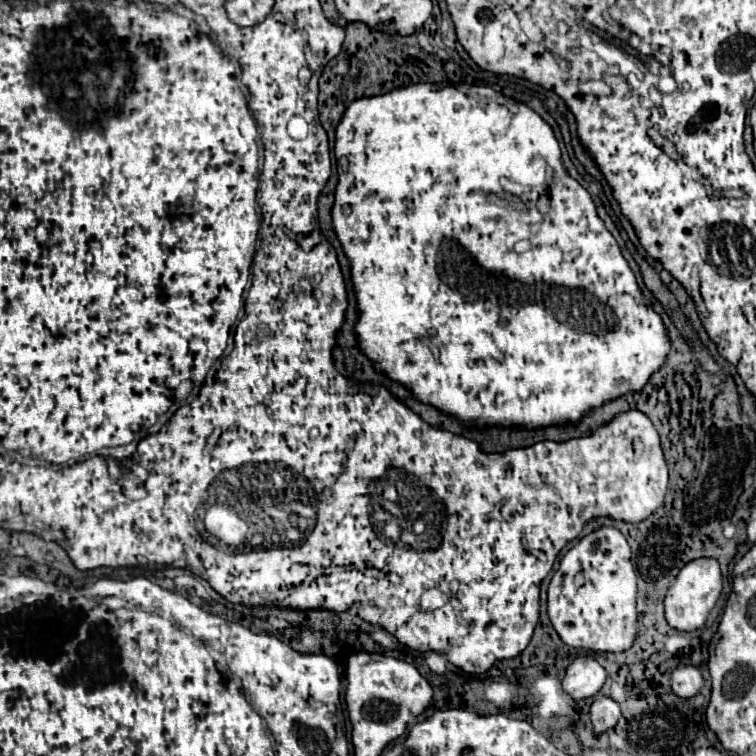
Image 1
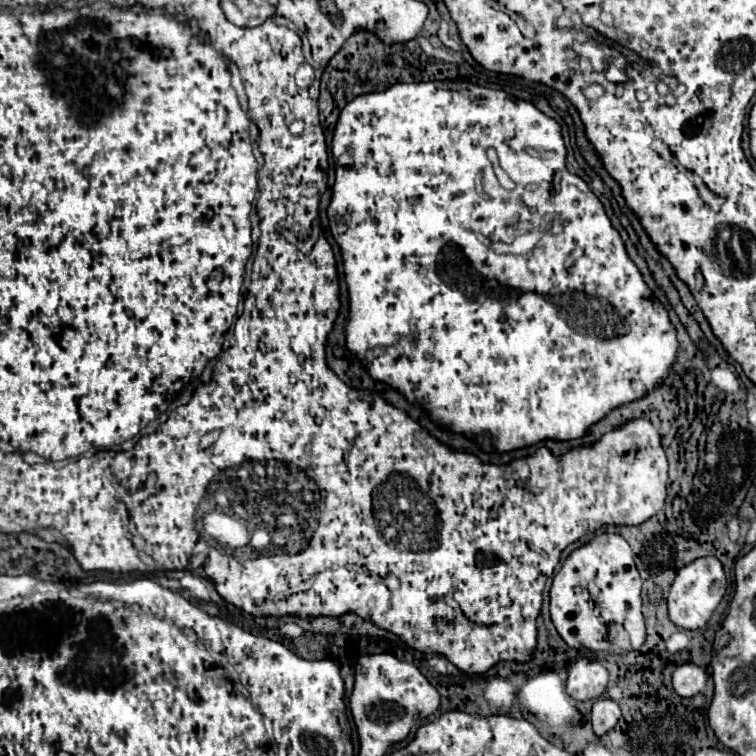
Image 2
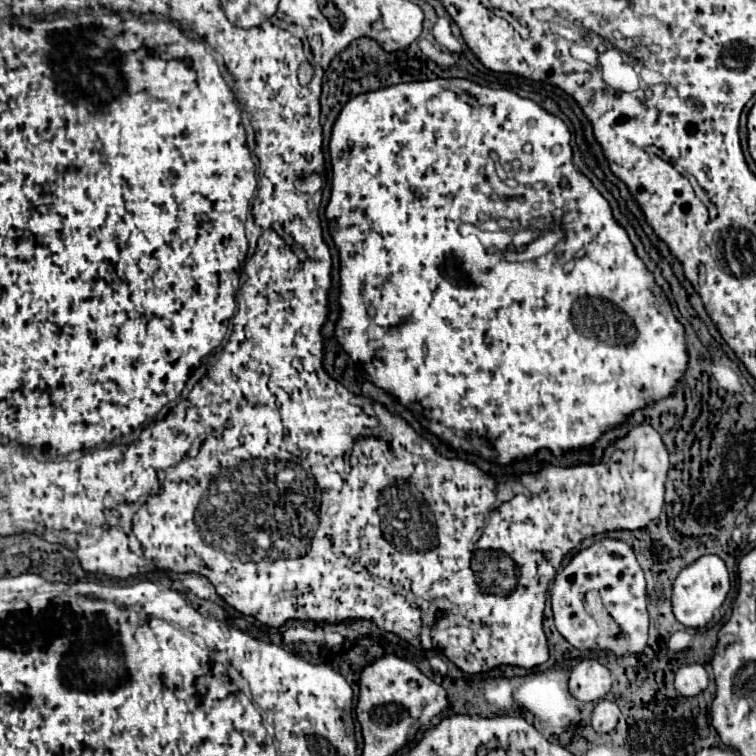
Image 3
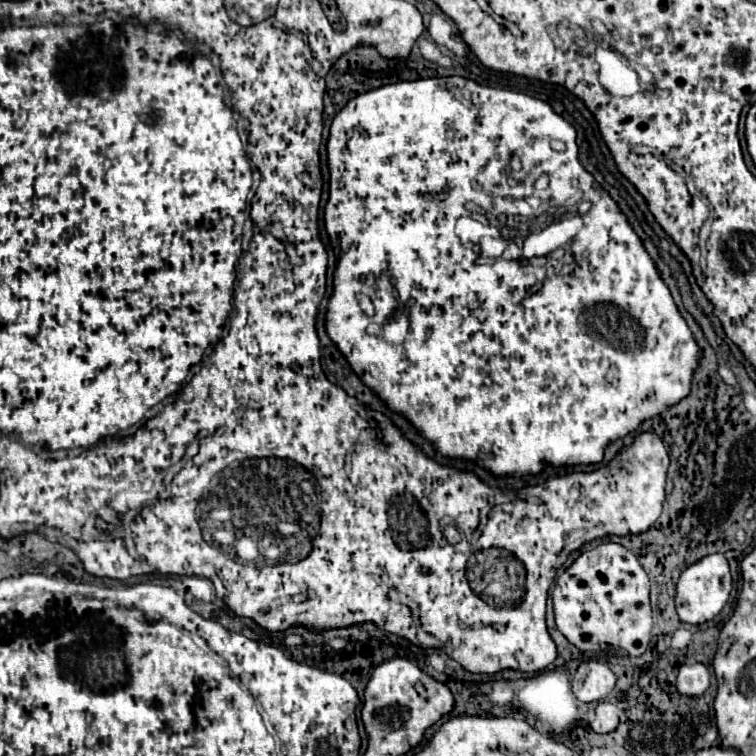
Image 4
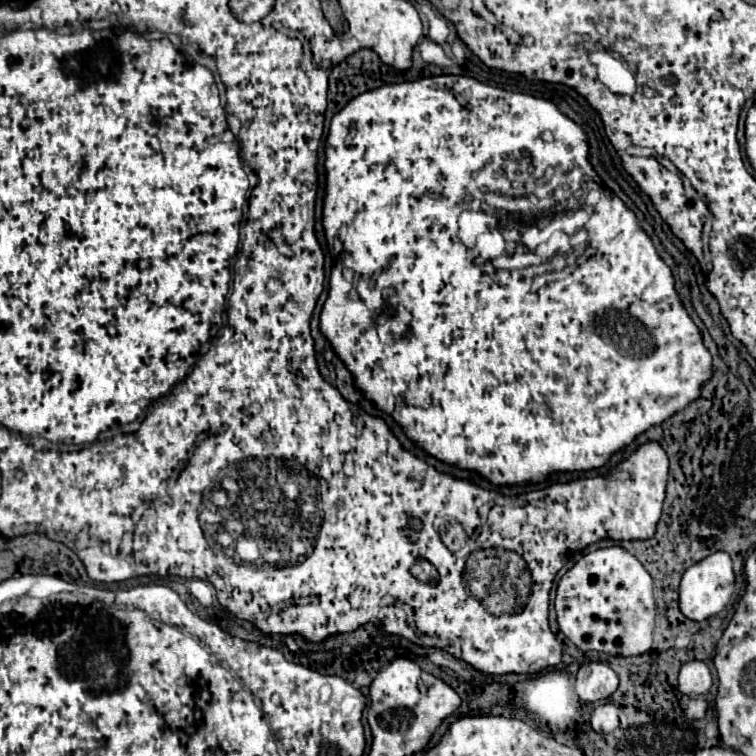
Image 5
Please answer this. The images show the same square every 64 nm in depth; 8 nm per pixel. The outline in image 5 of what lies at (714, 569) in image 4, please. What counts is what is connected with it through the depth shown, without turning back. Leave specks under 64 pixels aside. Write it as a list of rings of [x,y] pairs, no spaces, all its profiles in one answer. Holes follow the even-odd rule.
[[[714,552],[712,556],[700,560],[700,564],[694,564],[684,572],[680,582],[680,610],[686,618],[702,622],[714,614],[718,614],[730,600],[734,592],[734,568],[732,558],[726,552]]]

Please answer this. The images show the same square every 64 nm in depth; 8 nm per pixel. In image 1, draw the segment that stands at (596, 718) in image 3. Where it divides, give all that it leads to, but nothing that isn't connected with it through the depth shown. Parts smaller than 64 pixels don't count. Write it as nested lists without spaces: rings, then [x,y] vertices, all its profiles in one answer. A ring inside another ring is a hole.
[[[598,694],[598,696],[594,696],[590,716],[592,716],[594,732],[604,734],[612,726],[616,726],[618,718],[620,718],[620,706],[612,698],[608,698],[604,694]]]

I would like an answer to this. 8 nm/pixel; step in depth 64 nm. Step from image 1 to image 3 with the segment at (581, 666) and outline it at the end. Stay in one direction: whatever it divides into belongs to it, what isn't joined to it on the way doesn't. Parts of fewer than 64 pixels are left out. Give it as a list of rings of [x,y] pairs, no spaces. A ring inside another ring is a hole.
[[[583,659],[570,674],[570,692],[582,702],[604,698],[612,688],[612,674],[598,660]]]

